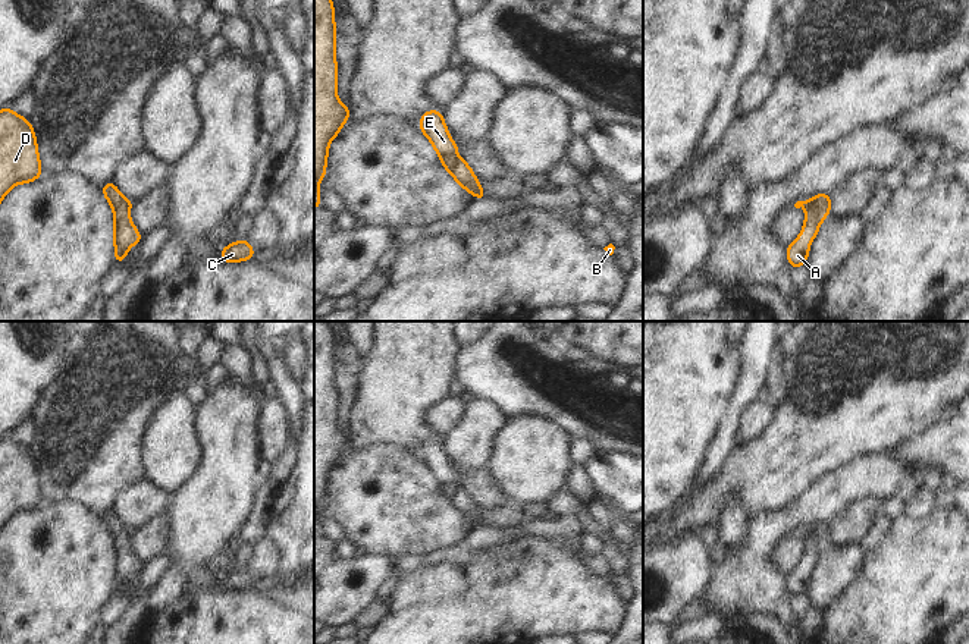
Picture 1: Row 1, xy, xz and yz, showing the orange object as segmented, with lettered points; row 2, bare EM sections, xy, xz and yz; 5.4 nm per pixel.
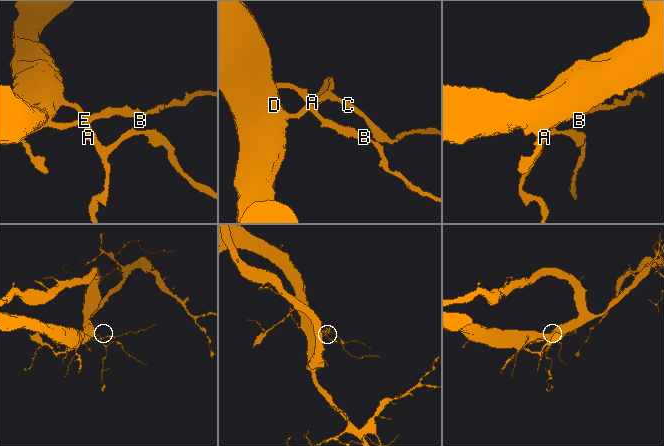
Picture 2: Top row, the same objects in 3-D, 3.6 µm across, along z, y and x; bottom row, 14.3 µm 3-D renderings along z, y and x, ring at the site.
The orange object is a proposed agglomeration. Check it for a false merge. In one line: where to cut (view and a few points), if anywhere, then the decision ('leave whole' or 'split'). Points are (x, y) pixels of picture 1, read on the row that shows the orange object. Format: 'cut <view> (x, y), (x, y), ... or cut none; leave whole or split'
cut xz (441, 154), (455, 156), (455, 165), (449, 170); split

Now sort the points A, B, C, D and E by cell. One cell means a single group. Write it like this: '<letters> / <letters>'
A C D / B E

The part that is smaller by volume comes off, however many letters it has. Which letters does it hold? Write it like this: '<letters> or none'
B, E

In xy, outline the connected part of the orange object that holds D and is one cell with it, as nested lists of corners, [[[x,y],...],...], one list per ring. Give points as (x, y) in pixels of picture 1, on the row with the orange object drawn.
[[[9,107],[0,110],[0,204],[18,183],[41,178],[37,138],[28,119]]]

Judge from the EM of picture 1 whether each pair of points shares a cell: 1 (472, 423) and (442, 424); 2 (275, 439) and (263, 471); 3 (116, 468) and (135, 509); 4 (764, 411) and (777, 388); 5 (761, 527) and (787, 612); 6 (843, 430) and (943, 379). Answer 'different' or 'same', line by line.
1: different
2: different
3: different
4: different
5: same
6: same

